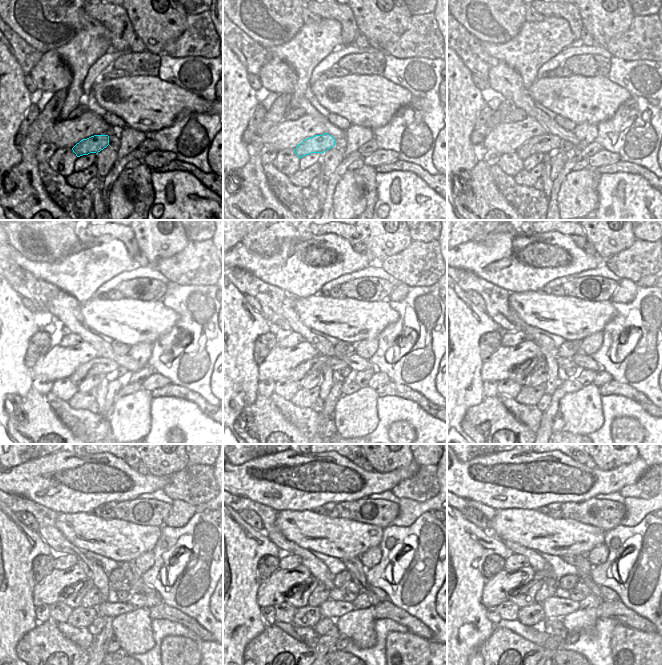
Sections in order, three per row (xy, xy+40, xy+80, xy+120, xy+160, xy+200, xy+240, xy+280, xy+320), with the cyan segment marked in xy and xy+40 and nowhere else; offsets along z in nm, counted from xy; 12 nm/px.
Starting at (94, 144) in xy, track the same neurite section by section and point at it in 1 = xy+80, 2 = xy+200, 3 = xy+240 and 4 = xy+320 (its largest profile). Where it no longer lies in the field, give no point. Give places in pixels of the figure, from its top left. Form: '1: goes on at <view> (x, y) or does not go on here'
1: goes on at xy+80 (547, 143)
2: goes on at xy+200 (521, 377)
3: goes on at xy+240 (74, 600)
4: goes on at xy+320 (524, 596)

